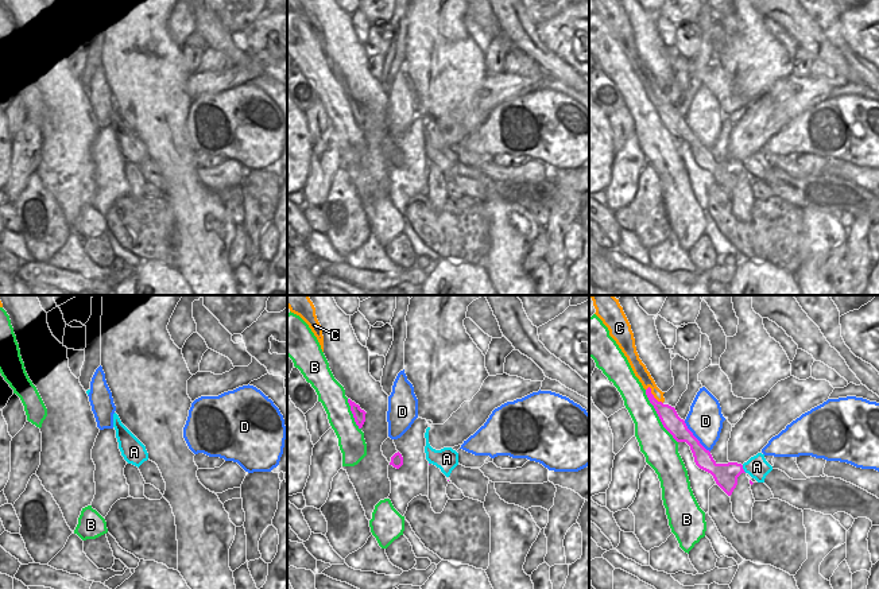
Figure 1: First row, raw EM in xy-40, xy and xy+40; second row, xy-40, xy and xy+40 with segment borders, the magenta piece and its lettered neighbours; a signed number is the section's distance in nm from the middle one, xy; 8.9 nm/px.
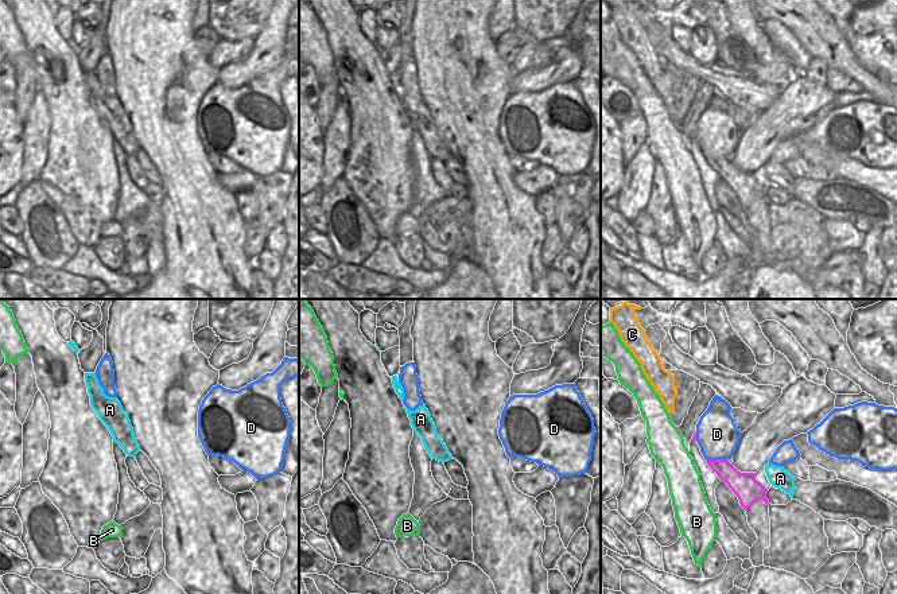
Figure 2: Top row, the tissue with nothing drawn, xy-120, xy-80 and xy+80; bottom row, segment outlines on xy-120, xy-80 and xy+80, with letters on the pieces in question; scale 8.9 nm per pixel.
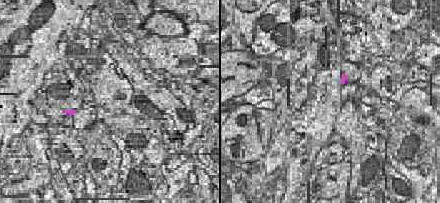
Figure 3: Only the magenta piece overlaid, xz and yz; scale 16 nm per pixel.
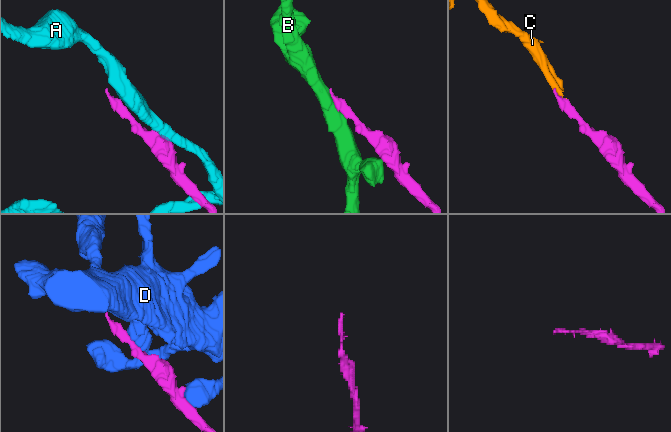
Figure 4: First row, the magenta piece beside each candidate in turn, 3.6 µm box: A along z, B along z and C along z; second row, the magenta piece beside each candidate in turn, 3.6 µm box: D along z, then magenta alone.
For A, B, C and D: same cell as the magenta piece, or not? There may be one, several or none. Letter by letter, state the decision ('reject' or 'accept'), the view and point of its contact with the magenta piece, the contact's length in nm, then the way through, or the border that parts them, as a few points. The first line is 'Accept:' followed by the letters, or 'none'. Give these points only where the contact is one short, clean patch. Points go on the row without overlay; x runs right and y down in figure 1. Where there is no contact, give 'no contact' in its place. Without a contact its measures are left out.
Accept: C
A: reject | xy+40 (743, 167) | 80 nm | along xy+40 (742, 163), (746, 170)
B: reject | xy+40 (658, 113) | 550 nm | along xy+40 (645, 88), (662, 124), (677, 140)
C: accept | xy+40 (653, 93) | 200 nm | across xy+40 (668, 112), (653, 93), (641, 69)
D: reject | xy+40 (694, 135) | 360 nm

